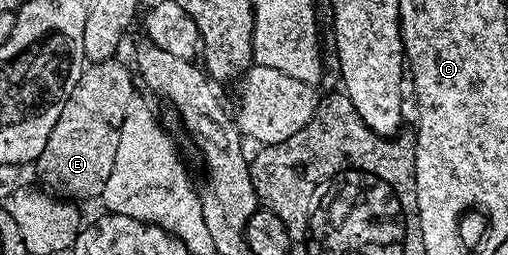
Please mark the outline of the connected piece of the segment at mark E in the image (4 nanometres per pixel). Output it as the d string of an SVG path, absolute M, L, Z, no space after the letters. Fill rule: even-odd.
M114 57L86 66L67 104L63 105L43 151L34 162L33 169L36 169L40 181L45 183L43 185L62 195L64 200L100 198L114 168L122 123L130 101L135 97L134 74L119 60Z

